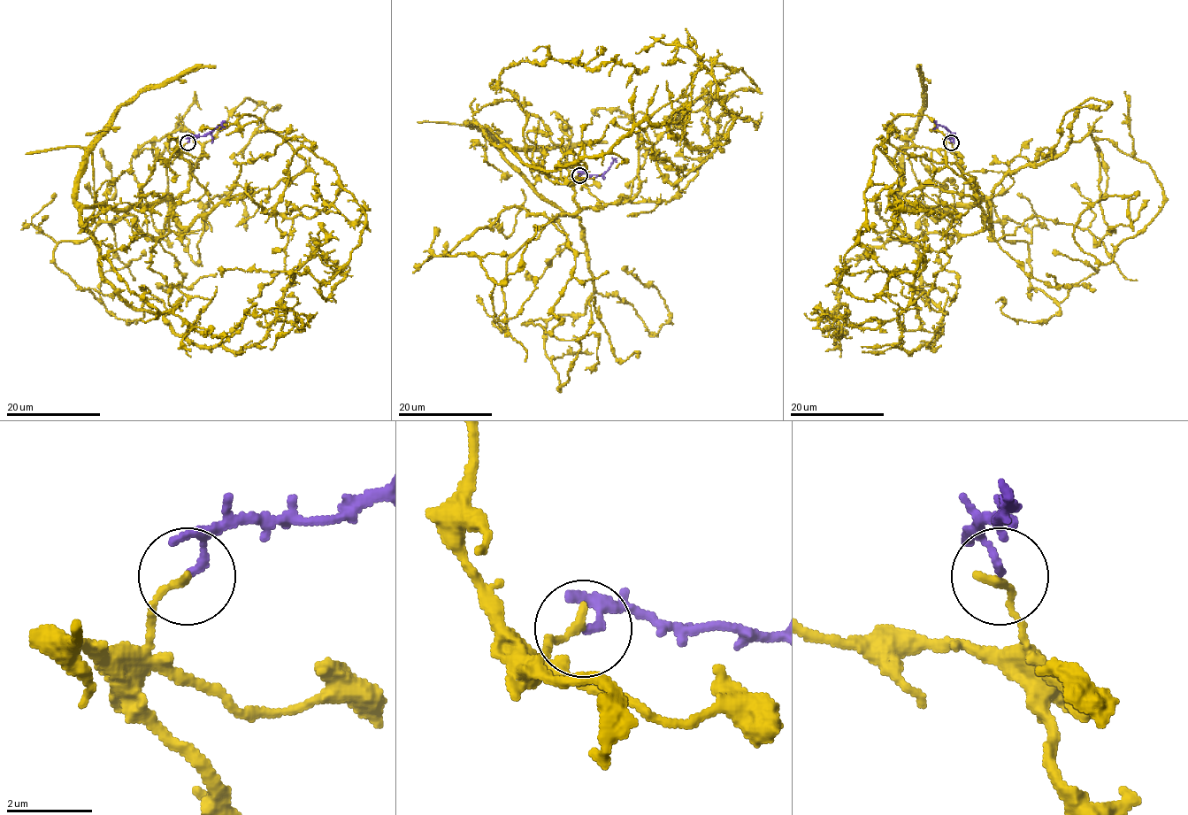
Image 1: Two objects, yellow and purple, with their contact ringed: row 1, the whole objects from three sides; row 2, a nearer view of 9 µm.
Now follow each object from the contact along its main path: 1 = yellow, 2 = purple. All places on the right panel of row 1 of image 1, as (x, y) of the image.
1: (950, 142), (990, 226), (899, 211), (931, 346), (896, 344), (924, 257), (839, 284), (876, 147), (886, 234)
2: (950, 142), (952, 134), (945, 126), (938, 124), (932, 129)

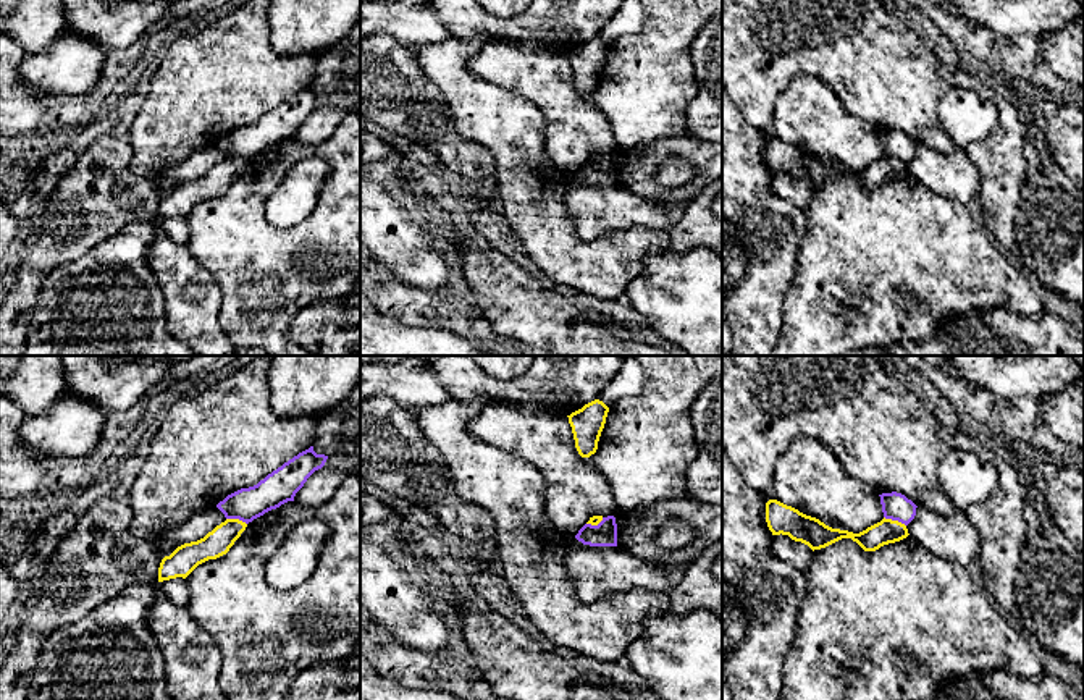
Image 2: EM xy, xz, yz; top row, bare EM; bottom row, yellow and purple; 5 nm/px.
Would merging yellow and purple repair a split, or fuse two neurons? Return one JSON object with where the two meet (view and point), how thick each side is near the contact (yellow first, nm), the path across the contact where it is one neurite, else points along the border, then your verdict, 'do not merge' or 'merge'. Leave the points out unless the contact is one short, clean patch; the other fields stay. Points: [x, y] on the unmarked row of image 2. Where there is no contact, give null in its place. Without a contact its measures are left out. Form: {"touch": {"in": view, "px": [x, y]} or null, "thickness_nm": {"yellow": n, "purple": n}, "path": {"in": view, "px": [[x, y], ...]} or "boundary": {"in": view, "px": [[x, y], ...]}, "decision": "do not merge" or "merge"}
{"touch": {"in": "yz", "px": [895, 159]}, "thickness_nm": {"yellow": 120, "purple": 140}, "boundary": {"in": "yz", "px": [[884, 154], [905, 164]]}, "decision": "do not merge"}

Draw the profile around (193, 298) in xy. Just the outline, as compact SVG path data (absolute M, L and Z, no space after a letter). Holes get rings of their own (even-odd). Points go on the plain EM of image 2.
M160 225L147 262L165 296L166 330L195 356L234 356L218 323L221 289L187 244L171 241Z

